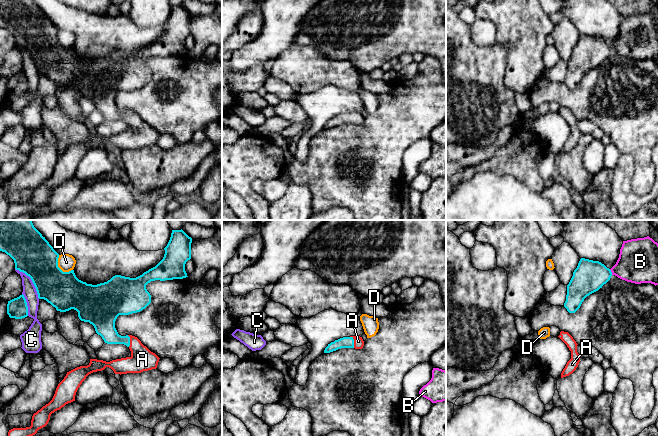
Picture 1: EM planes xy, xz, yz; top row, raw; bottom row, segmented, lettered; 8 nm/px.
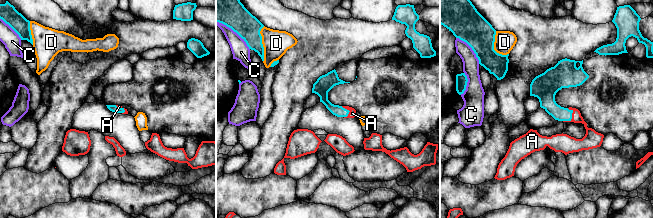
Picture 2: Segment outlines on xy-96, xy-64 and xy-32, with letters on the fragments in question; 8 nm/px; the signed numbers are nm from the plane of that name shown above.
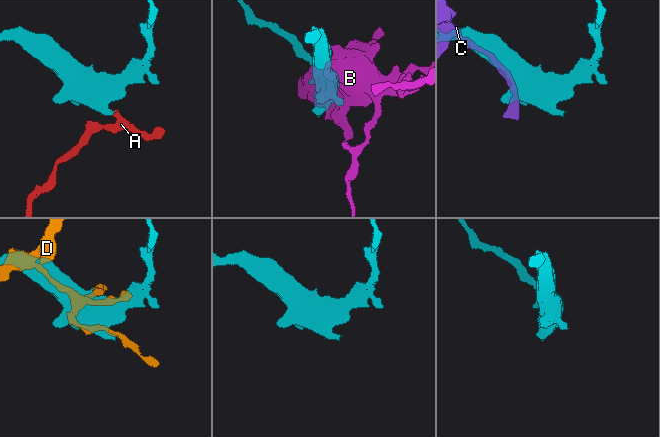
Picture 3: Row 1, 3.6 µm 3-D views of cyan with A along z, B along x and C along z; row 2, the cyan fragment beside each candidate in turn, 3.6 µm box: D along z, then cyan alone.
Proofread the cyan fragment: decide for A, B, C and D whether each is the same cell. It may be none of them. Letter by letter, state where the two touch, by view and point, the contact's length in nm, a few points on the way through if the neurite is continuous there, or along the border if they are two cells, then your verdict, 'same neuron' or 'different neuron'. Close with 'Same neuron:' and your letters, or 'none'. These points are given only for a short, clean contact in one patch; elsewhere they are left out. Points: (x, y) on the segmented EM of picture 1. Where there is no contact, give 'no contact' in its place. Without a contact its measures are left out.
A: contact xz (353, 342); length 100 nm; way xz (346, 342), (353, 342), (358, 341); same neuron
B: contact yz (611, 272); length 50 nm; different neuron
C: contact xy (32, 281); length 320 nm; different neuron
D: contact xy (59, 268); length 170 nm; different neuron
Same neuron: A

